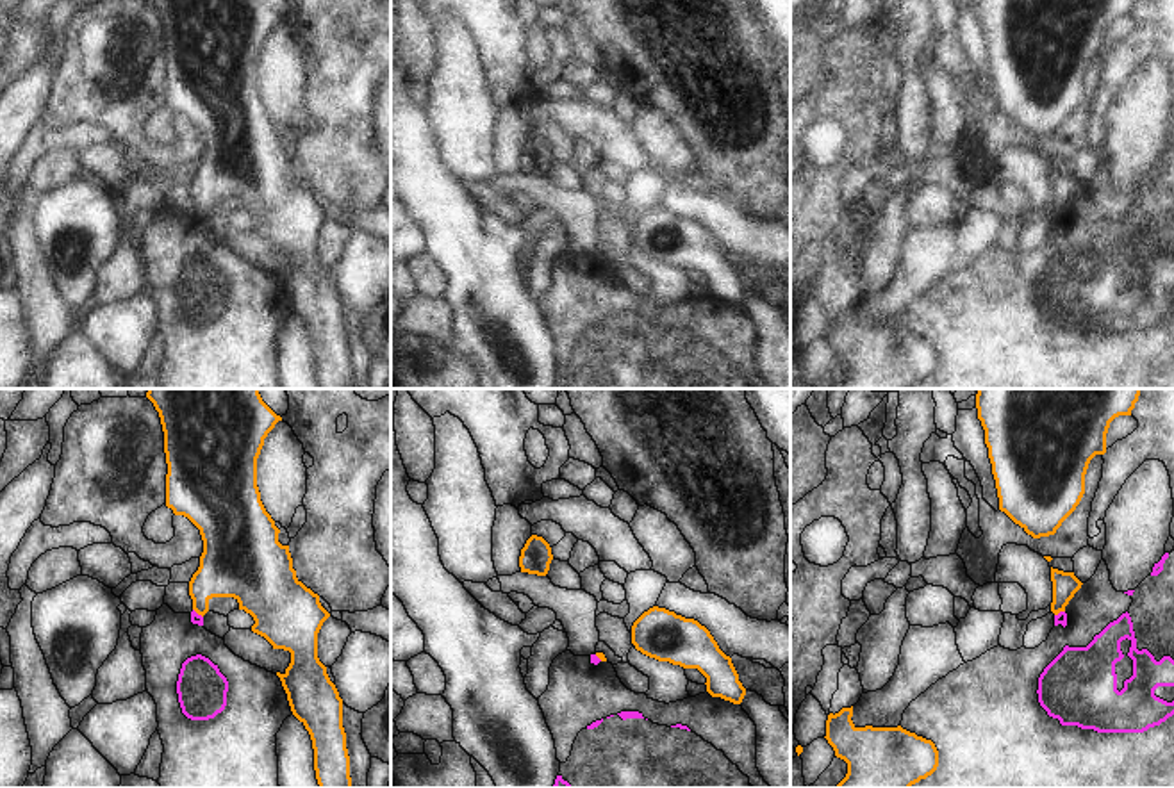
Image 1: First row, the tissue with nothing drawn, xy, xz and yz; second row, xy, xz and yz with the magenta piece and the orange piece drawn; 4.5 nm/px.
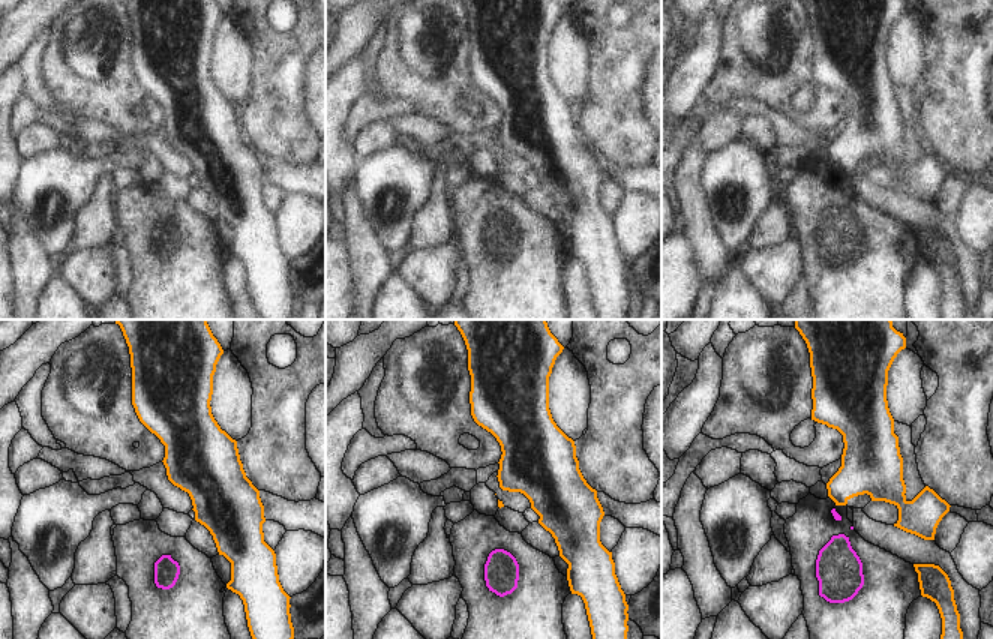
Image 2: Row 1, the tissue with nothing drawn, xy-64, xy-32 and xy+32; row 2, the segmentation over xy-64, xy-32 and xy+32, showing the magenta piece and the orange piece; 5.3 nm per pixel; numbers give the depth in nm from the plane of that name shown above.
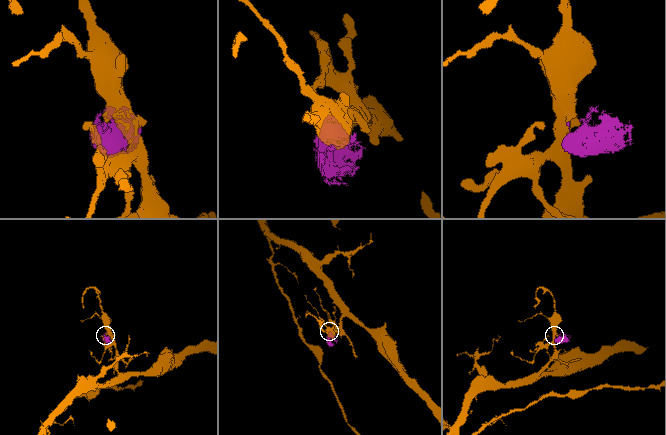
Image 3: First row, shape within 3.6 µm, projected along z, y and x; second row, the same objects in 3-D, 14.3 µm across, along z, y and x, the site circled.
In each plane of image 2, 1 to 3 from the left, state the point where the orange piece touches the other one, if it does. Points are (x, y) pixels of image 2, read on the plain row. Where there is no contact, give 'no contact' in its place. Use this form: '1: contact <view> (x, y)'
1: no contact
2: no contact
3: no contact

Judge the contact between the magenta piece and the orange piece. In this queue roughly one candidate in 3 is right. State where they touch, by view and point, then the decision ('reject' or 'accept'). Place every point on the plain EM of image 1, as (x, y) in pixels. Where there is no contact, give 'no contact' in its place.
contact xy (197, 214); reject

